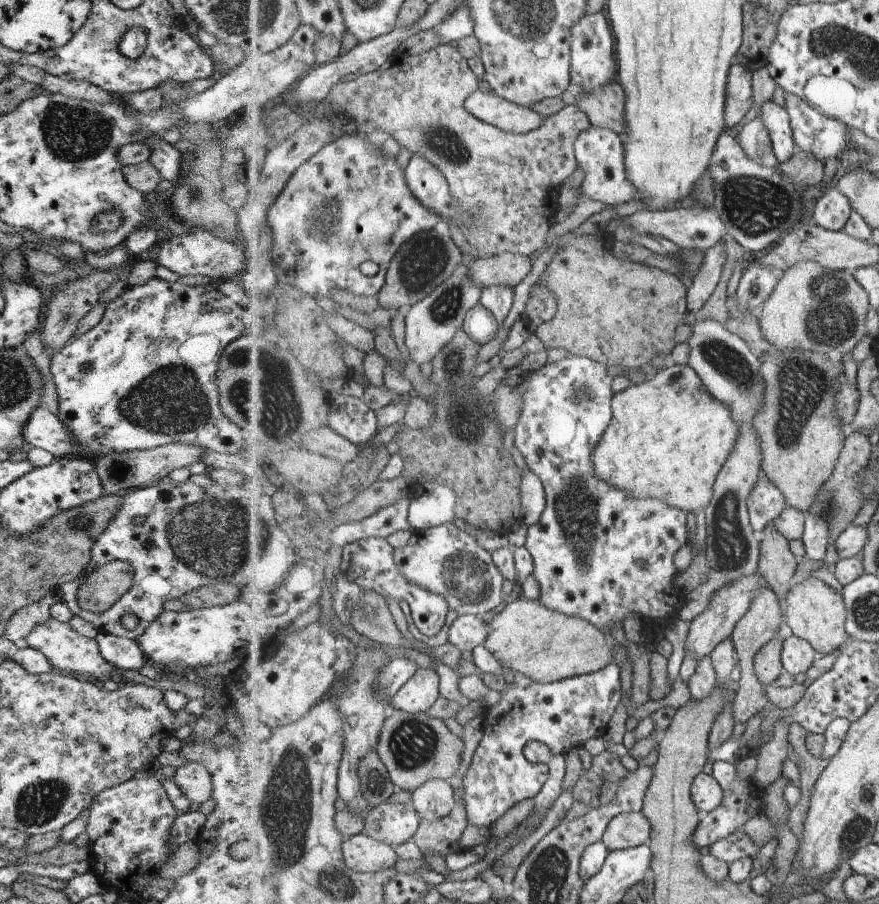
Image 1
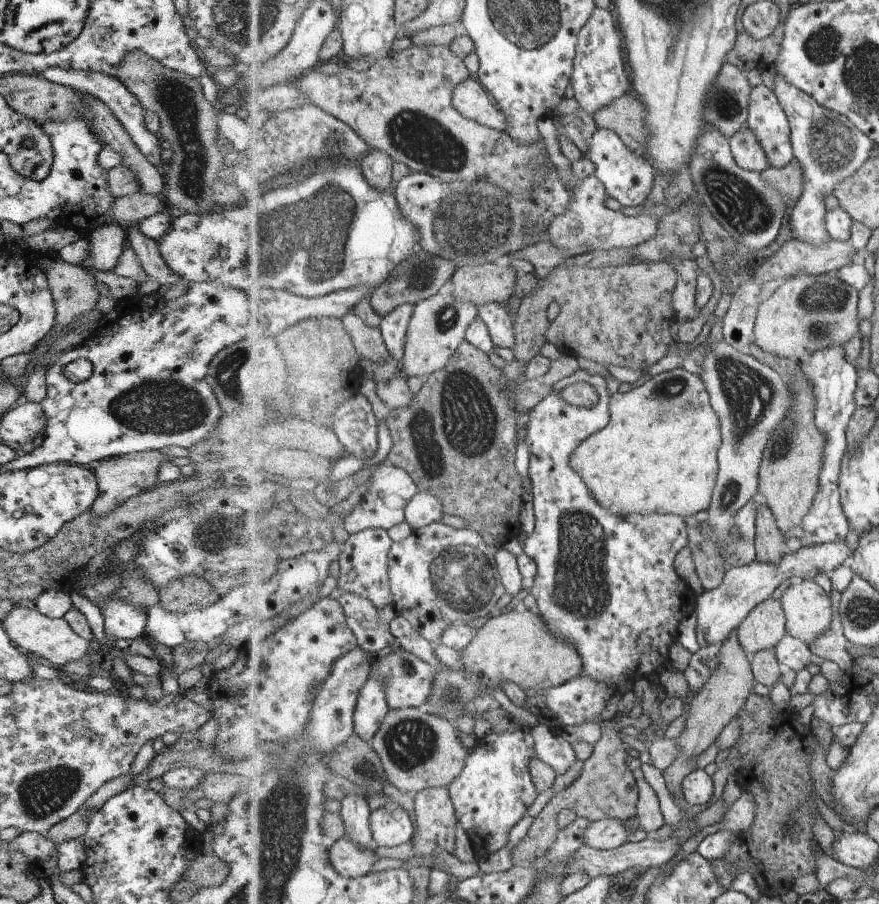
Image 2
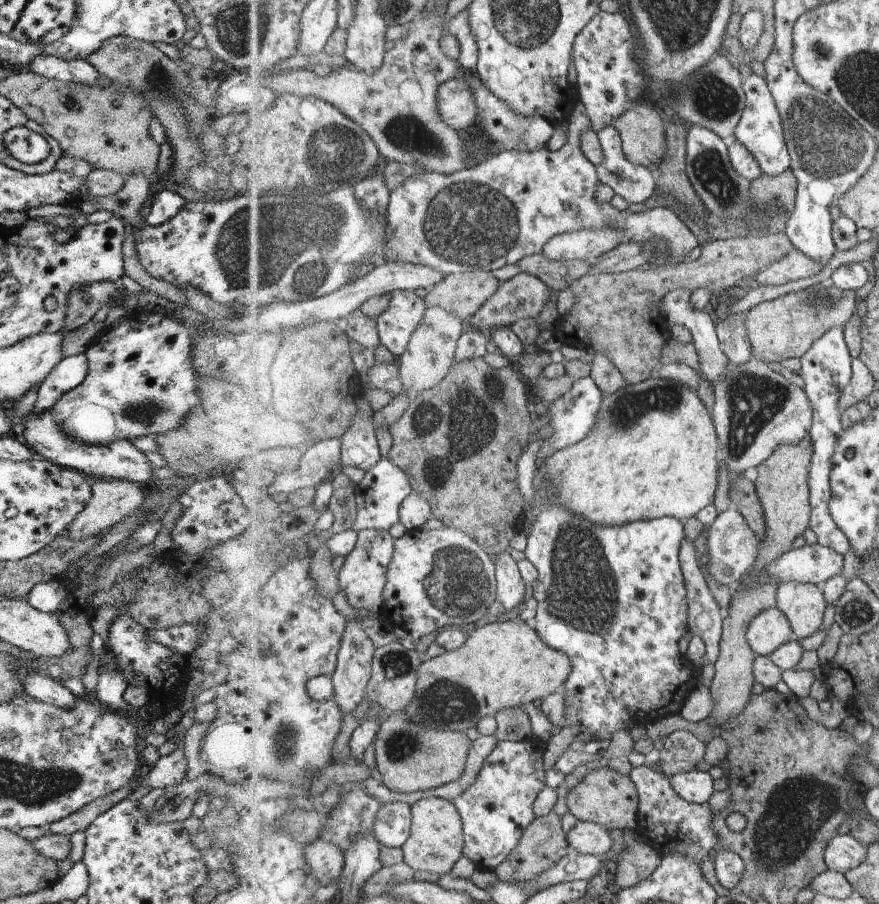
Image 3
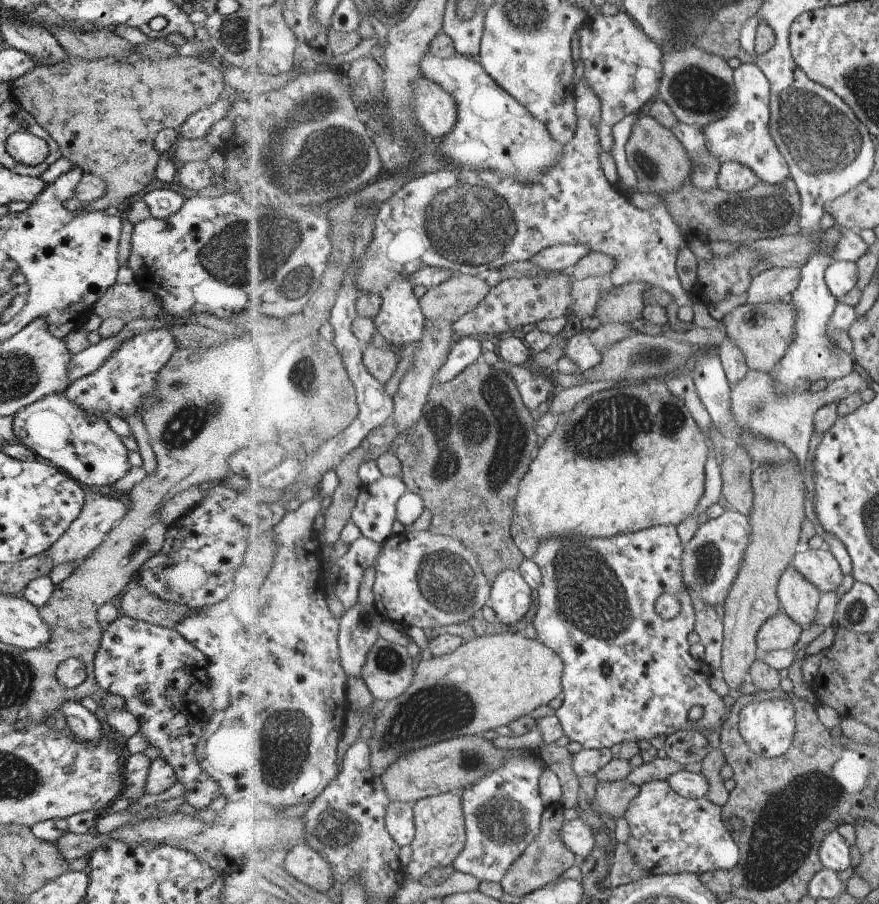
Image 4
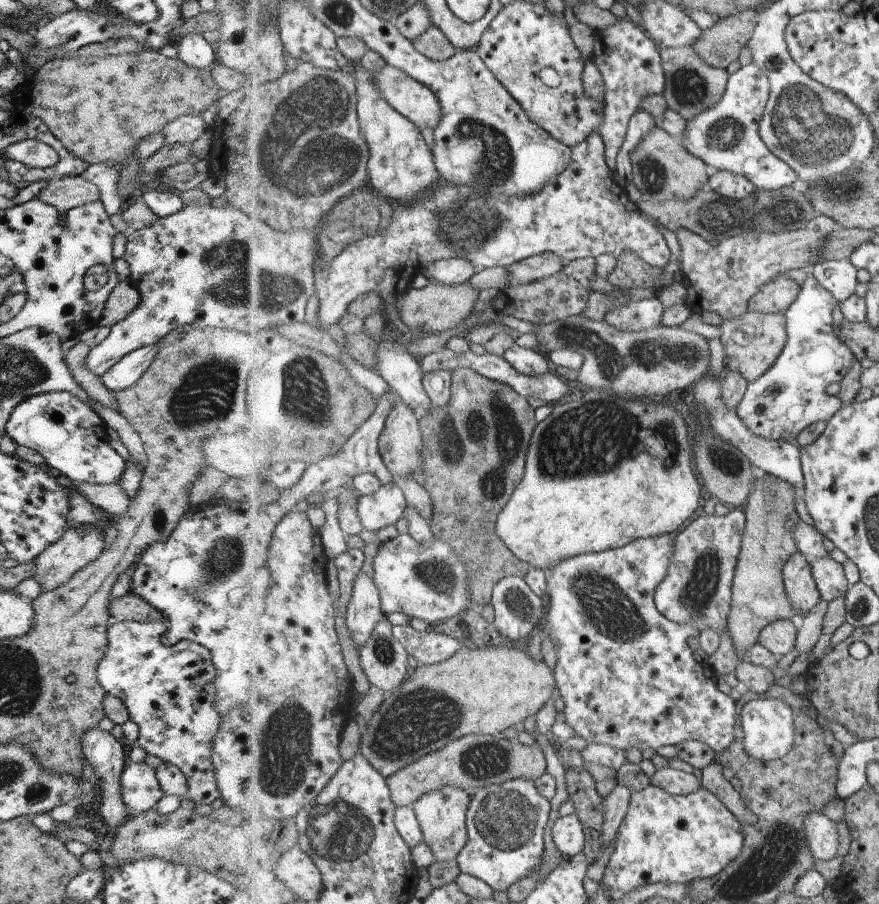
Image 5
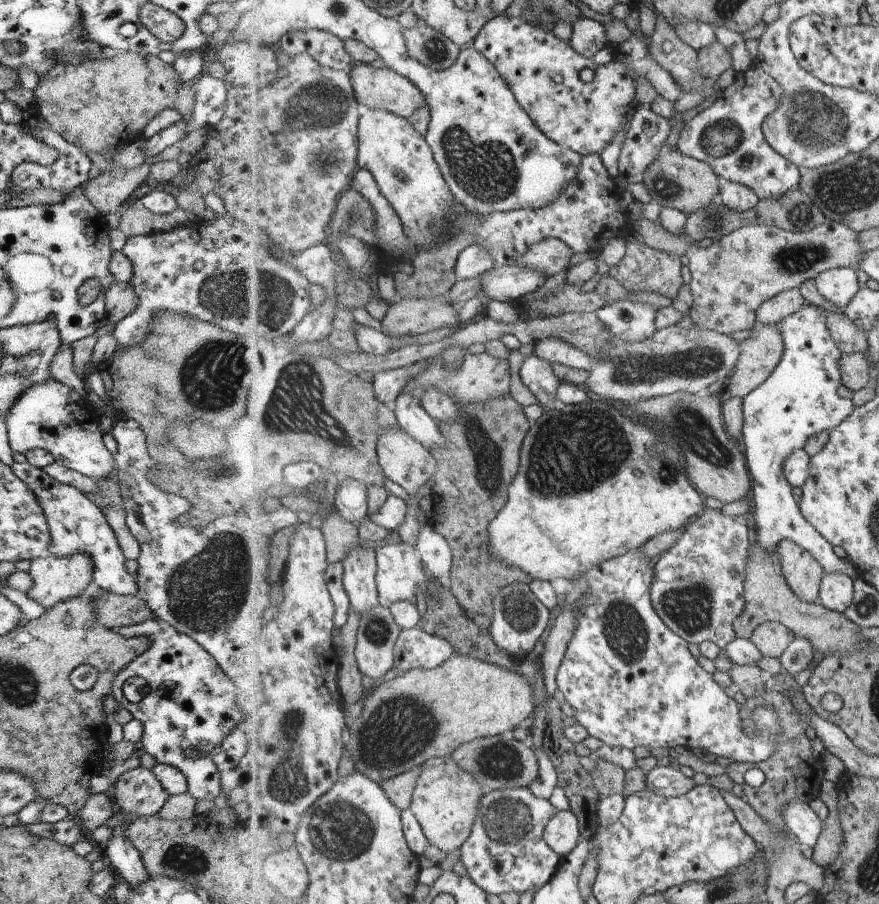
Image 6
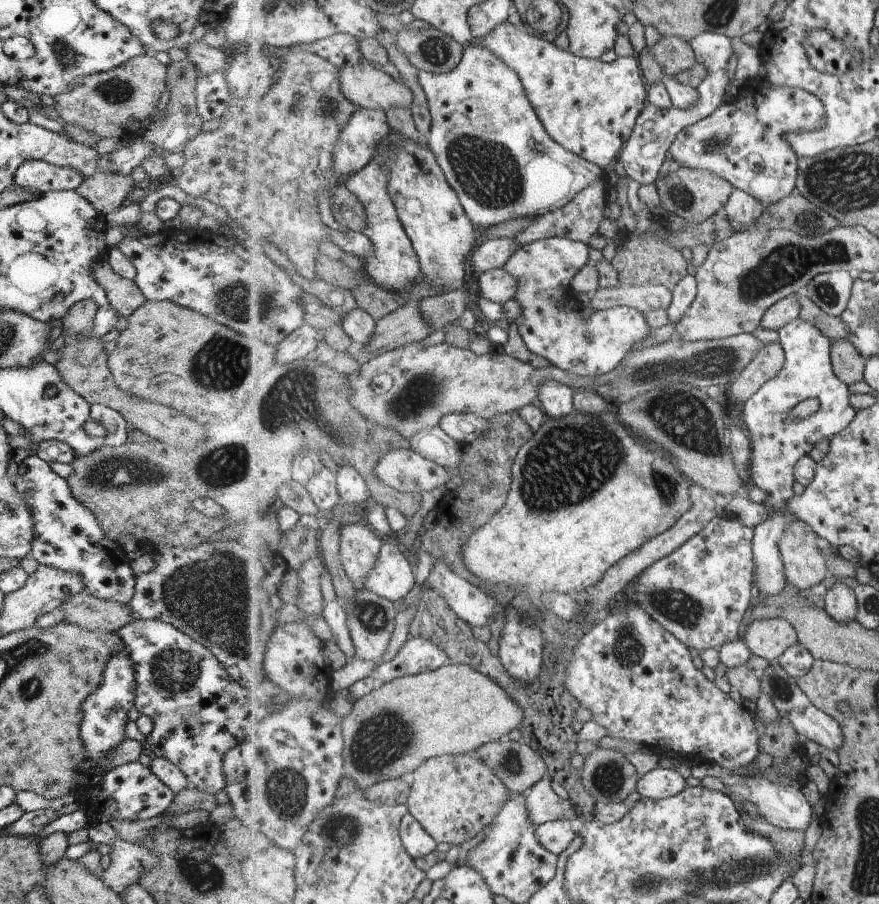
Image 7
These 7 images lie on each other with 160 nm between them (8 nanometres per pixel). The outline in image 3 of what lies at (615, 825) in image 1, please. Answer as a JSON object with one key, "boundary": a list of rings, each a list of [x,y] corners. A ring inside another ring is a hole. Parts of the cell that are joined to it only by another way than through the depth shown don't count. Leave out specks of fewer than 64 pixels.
{"boundary":[[[579,821],[567,836],[570,846],[584,855],[604,856],[613,846],[607,828],[593,821]]]}

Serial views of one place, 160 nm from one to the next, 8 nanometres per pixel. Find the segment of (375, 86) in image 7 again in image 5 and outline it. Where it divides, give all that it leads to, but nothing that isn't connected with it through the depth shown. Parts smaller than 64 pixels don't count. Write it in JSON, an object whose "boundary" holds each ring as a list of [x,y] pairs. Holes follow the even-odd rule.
{"boundary":[[[387,64],[373,76],[385,100],[419,129],[439,126],[443,116],[440,98],[428,85]]]}

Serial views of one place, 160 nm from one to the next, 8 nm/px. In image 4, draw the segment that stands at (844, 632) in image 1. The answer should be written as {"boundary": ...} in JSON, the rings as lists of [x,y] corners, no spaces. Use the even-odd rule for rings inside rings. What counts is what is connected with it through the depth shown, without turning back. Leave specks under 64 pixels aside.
{"boundary":[[[793,565],[788,567],[780,579],[778,596],[782,611],[796,621],[803,630],[817,622],[823,594]]]}

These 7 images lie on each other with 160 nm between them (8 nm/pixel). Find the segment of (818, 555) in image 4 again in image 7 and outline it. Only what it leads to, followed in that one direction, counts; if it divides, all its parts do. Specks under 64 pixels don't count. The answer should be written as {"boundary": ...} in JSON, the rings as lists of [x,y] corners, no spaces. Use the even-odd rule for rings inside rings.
{"boundary":[[[837,582],[825,596],[824,609],[836,622],[849,623],[857,620],[858,599],[856,591]]]}

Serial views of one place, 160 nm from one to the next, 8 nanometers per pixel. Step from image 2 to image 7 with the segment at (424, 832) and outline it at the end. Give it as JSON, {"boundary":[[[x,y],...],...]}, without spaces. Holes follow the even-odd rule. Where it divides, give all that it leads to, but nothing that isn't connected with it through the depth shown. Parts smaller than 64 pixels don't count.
{"boundary":[[[474,754],[444,755],[427,760],[414,773],[407,806],[437,844],[460,846],[490,826],[506,798],[512,795],[515,794]]]}

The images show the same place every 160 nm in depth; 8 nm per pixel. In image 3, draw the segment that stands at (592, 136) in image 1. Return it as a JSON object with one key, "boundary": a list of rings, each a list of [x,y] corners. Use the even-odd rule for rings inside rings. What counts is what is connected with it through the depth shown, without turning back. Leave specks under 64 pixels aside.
{"boundary":[[[613,125],[598,132],[605,160],[598,166],[601,184],[615,189],[627,203],[645,202],[653,196],[656,171],[633,164],[624,153],[622,136]]]}

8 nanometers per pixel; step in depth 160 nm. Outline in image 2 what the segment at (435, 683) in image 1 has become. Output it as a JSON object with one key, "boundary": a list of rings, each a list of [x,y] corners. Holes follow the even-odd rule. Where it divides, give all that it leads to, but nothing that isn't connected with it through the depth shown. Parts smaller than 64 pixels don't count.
{"boundary":[[[395,644],[390,653],[379,658],[374,657],[372,676],[384,679],[386,699],[392,709],[425,708],[434,687],[435,670],[415,653]]]}

